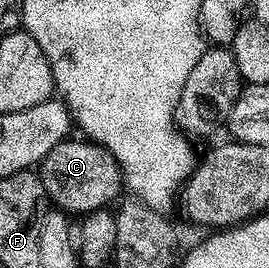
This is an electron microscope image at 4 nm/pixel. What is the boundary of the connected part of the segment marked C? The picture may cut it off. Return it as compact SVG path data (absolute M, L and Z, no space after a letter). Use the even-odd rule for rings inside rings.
M71 137L56 145L56 149L52 149L52 153L48 153L42 160L40 174L46 194L53 204L78 217L85 215L87 211L103 210L124 191L122 170L116 157L99 143L82 137Z

